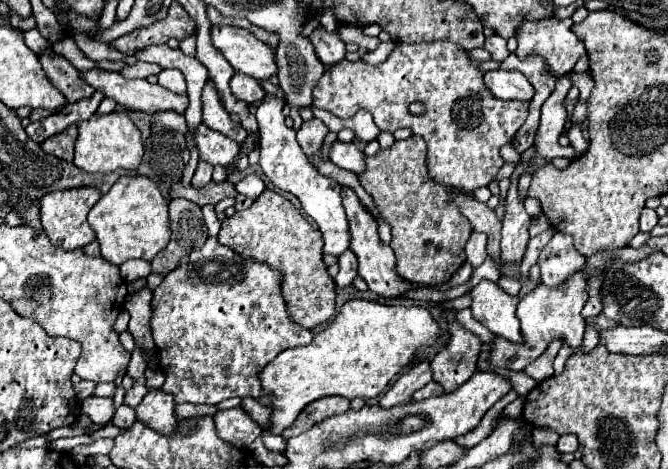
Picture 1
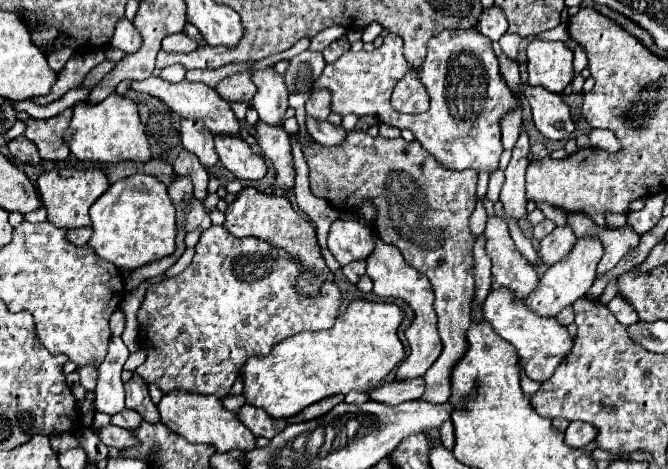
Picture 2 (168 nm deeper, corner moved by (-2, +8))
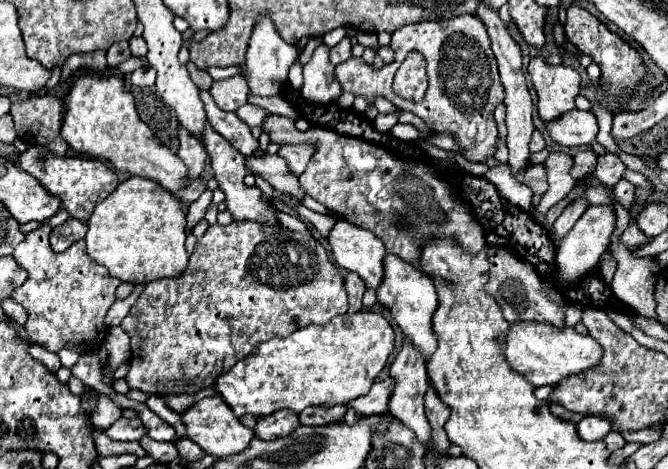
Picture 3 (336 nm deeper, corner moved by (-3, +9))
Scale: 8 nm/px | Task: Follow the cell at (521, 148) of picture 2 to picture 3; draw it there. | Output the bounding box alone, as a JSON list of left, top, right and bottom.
[476,3,534,179]

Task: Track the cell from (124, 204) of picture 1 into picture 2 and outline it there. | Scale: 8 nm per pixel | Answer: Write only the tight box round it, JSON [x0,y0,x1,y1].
[89,174,175,270]

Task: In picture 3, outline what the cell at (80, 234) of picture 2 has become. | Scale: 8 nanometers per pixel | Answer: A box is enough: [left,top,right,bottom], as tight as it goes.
[50,219,88,251]

